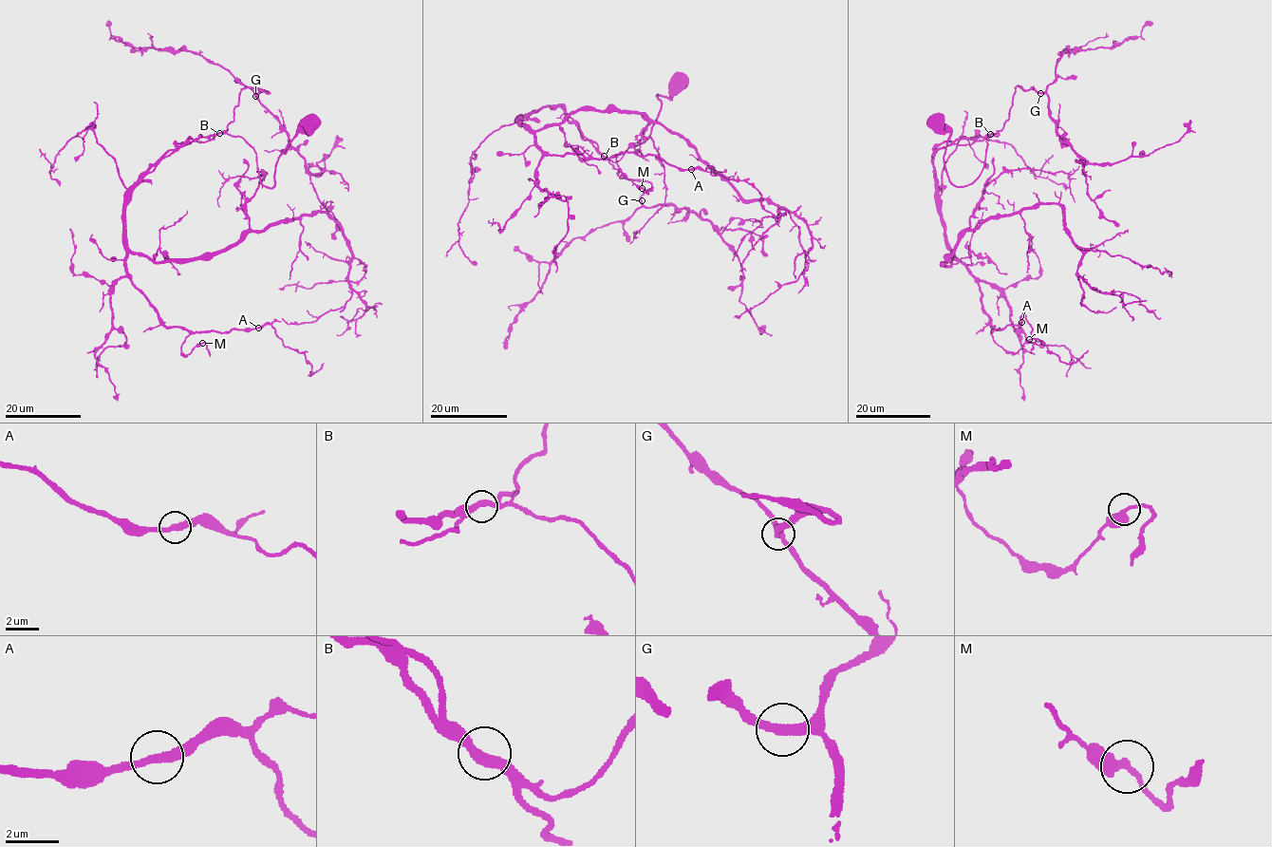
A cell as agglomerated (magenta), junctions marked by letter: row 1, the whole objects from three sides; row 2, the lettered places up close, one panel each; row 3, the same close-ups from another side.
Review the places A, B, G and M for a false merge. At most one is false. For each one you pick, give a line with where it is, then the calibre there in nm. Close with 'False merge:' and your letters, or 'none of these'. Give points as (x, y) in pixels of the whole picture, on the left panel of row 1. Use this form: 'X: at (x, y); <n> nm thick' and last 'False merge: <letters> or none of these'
False merge: none of these

